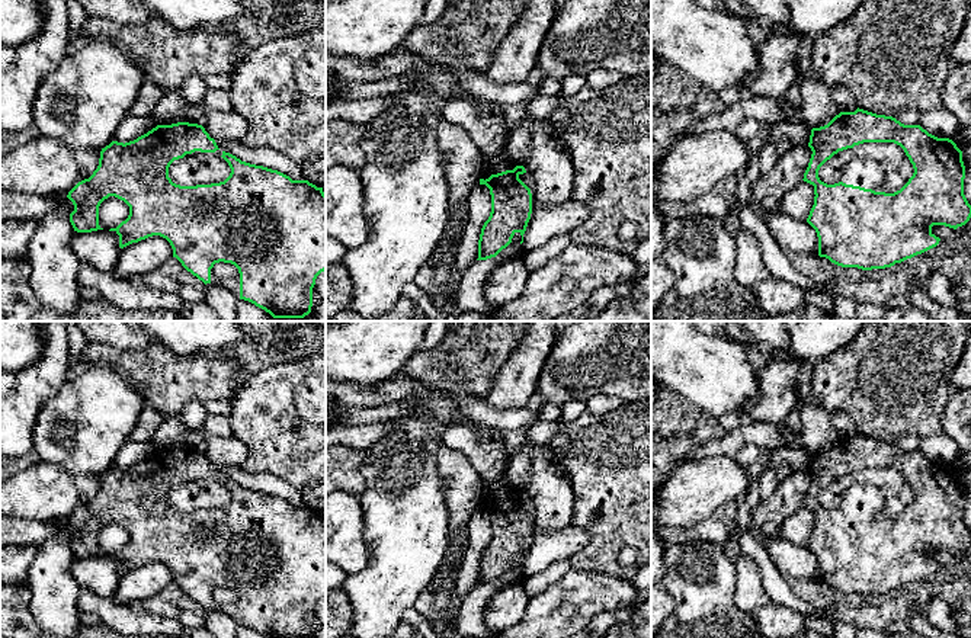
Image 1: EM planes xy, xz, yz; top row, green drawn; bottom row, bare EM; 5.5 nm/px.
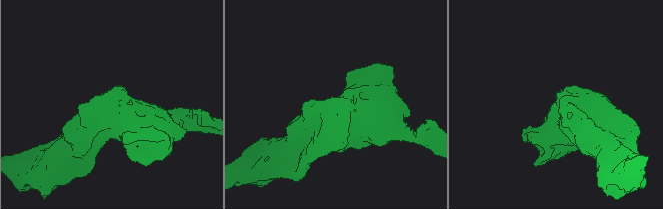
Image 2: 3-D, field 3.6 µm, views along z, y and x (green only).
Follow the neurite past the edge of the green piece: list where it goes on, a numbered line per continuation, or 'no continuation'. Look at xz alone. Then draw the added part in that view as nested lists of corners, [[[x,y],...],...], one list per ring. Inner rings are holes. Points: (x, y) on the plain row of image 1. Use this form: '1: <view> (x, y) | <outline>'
no continuation

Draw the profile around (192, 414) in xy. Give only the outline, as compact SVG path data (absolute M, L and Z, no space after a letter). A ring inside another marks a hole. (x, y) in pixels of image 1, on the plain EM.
M201 401L185 404L177 414L182 423L190 430L201 429L205 420L209 417L206 410L204 408L204 403Z

